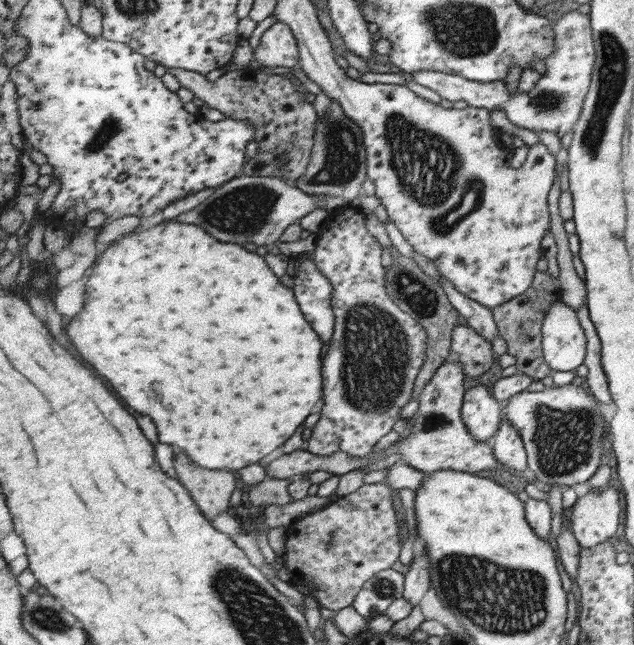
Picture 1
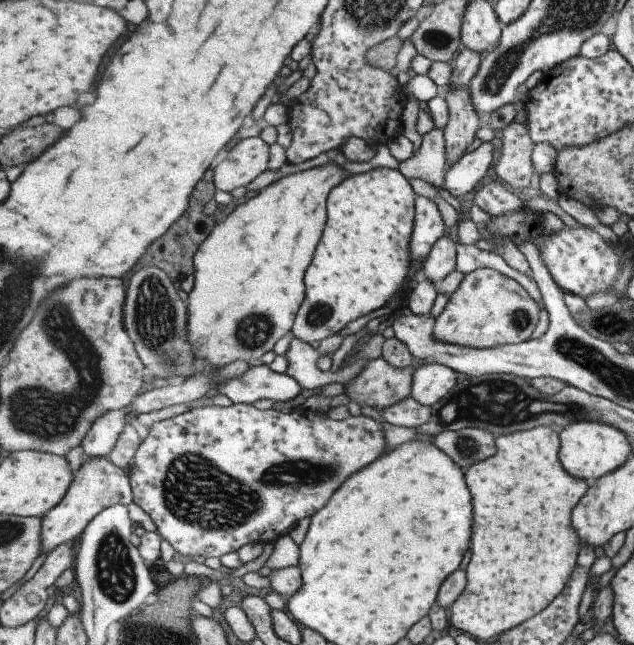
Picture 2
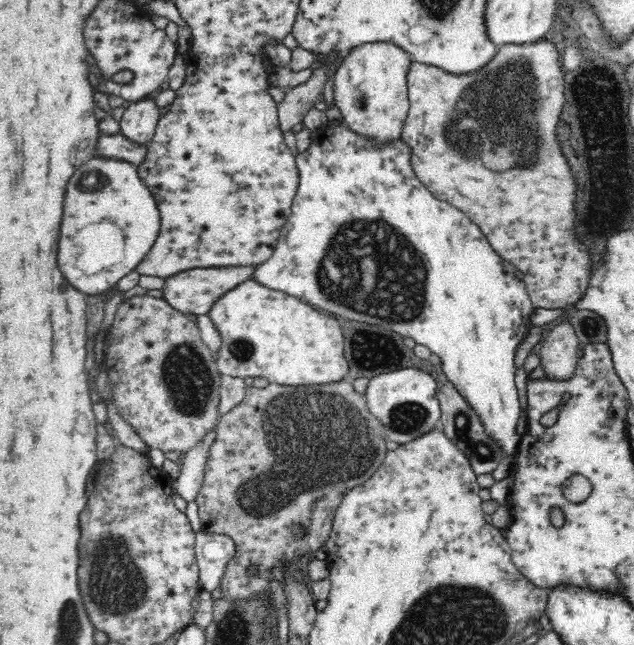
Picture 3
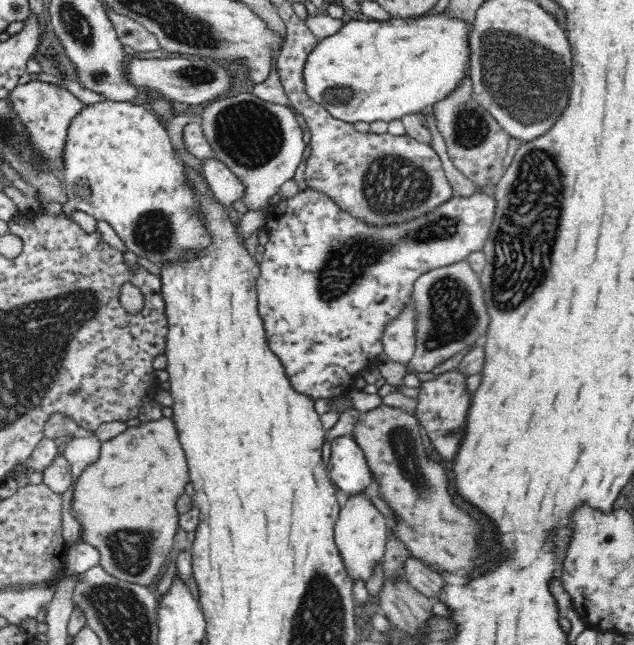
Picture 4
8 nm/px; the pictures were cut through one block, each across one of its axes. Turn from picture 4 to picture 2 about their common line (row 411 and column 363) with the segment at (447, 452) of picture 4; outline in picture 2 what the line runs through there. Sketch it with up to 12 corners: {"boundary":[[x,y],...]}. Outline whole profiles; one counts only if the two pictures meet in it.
{"boundary":[[363,412],[156,422],[133,502],[175,551],[276,542],[387,452]]}

